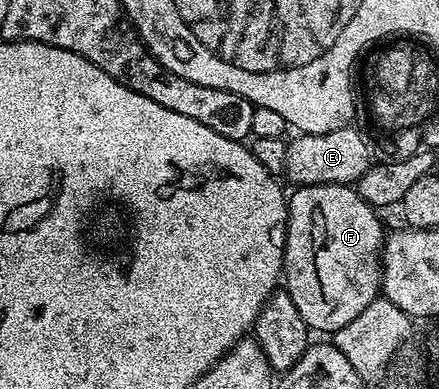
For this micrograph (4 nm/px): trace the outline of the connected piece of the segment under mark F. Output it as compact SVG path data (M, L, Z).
M301 185L295 190L296 194L287 198L288 203L288 232L284 235L284 271L282 274L283 284L288 290L290 299L294 299L294 307L302 314L302 319L307 323L309 330L325 335L331 335L346 327L350 319L357 317L364 308L370 307L370 303L381 292L380 288L380 254L384 246L386 229L380 226L381 214L372 208L362 195L356 192L355 188L350 185Z

